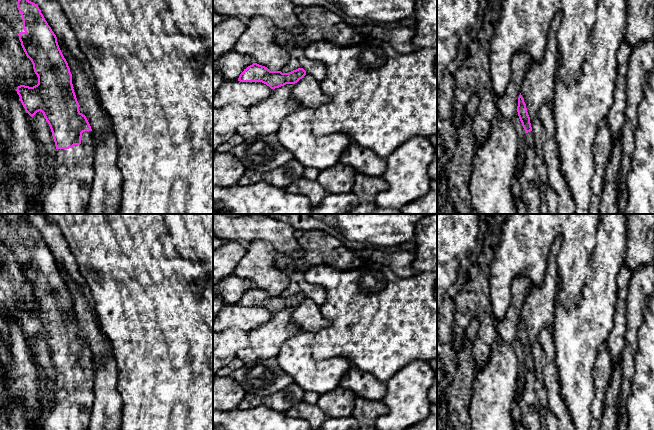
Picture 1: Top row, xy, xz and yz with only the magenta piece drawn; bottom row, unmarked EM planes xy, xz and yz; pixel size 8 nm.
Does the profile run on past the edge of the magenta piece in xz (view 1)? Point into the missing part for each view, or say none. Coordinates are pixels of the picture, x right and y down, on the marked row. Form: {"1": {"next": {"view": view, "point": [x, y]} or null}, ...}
{"1": {"next": null}}

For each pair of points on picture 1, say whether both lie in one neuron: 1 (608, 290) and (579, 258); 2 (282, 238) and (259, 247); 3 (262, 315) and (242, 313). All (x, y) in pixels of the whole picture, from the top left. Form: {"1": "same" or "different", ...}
{"1": "different", "2": "different", "3": "same"}

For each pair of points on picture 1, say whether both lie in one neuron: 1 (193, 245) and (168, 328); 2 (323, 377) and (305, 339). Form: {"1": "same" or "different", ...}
{"1": "different", "2": "same"}

